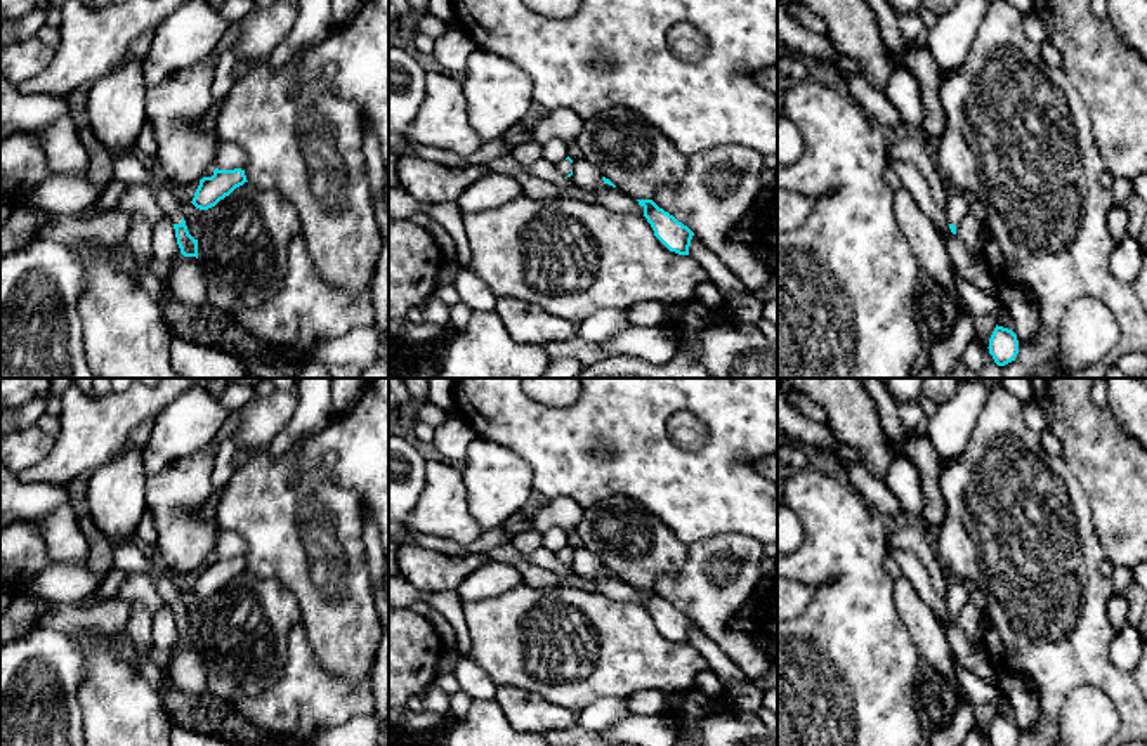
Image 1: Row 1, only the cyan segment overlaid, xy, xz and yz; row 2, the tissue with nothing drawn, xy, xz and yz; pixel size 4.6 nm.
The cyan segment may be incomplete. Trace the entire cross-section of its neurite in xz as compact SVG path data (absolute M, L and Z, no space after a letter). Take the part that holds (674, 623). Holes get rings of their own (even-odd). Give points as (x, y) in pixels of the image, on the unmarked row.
M637 588L644 597L644 605L651 612L654 625L678 644L689 644L694 621L678 611L673 604L659 597L652 588Z

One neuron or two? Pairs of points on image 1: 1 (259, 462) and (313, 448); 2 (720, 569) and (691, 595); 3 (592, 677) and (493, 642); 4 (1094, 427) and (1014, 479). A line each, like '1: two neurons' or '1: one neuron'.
1: two neurons
2: one neuron
3: one neuron
4: two neurons

